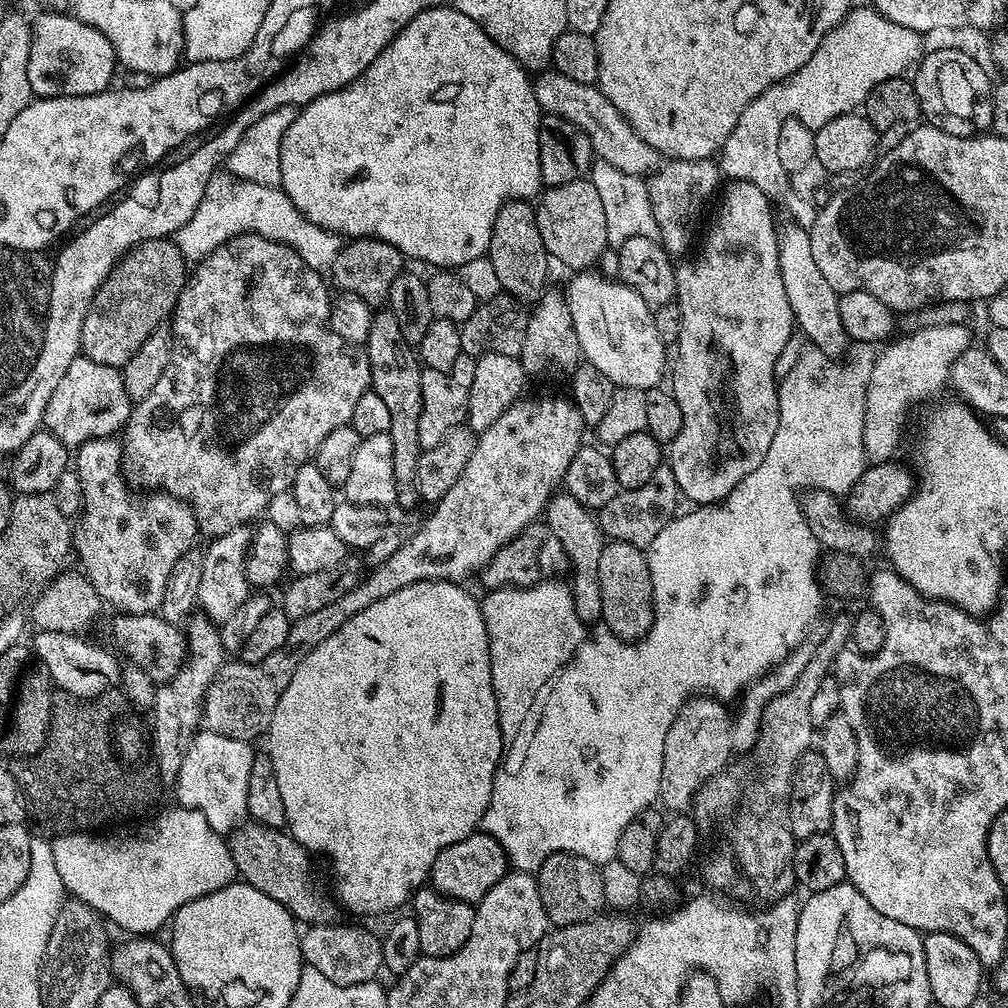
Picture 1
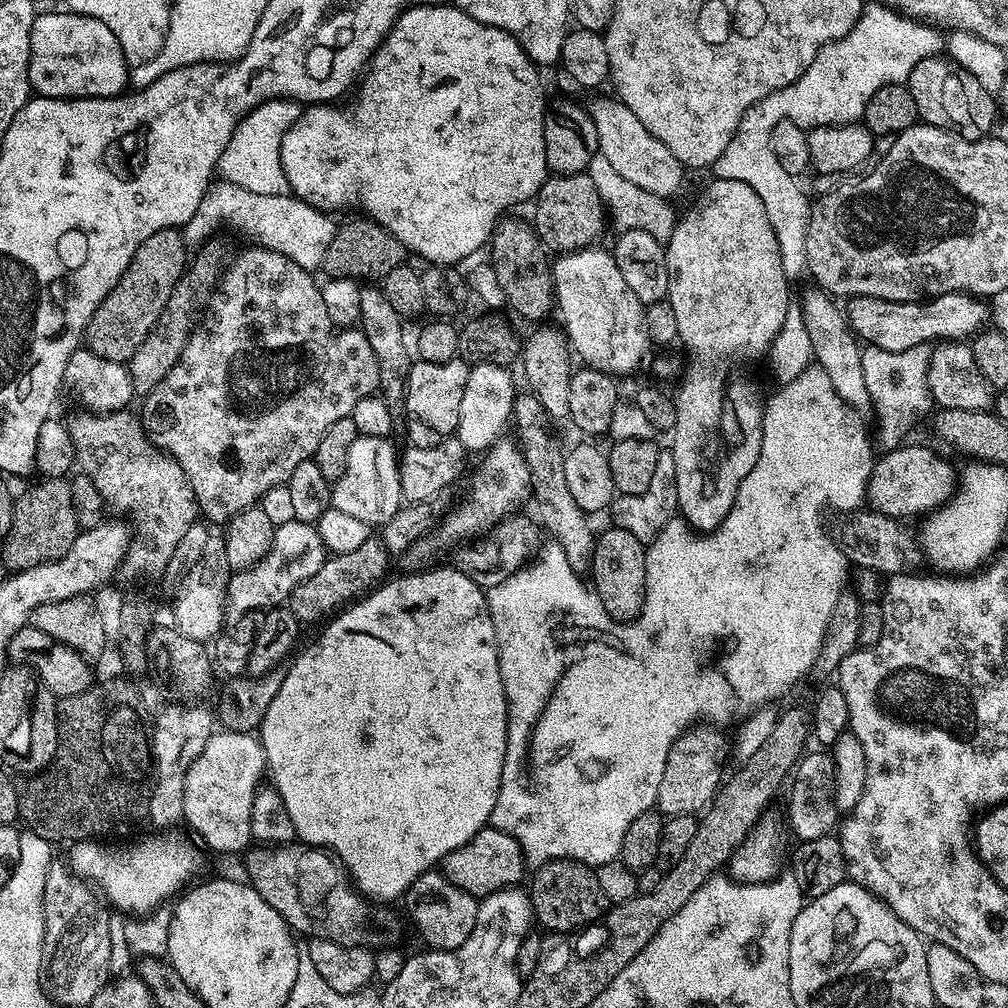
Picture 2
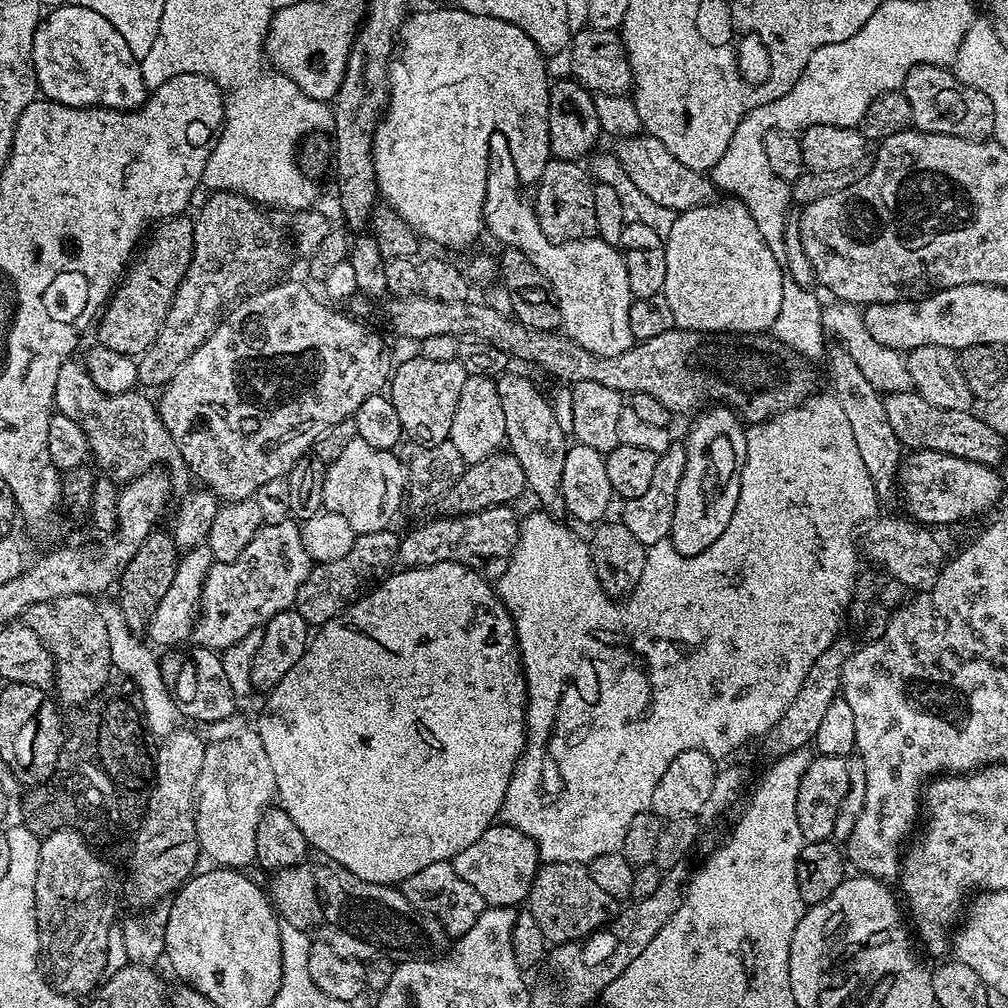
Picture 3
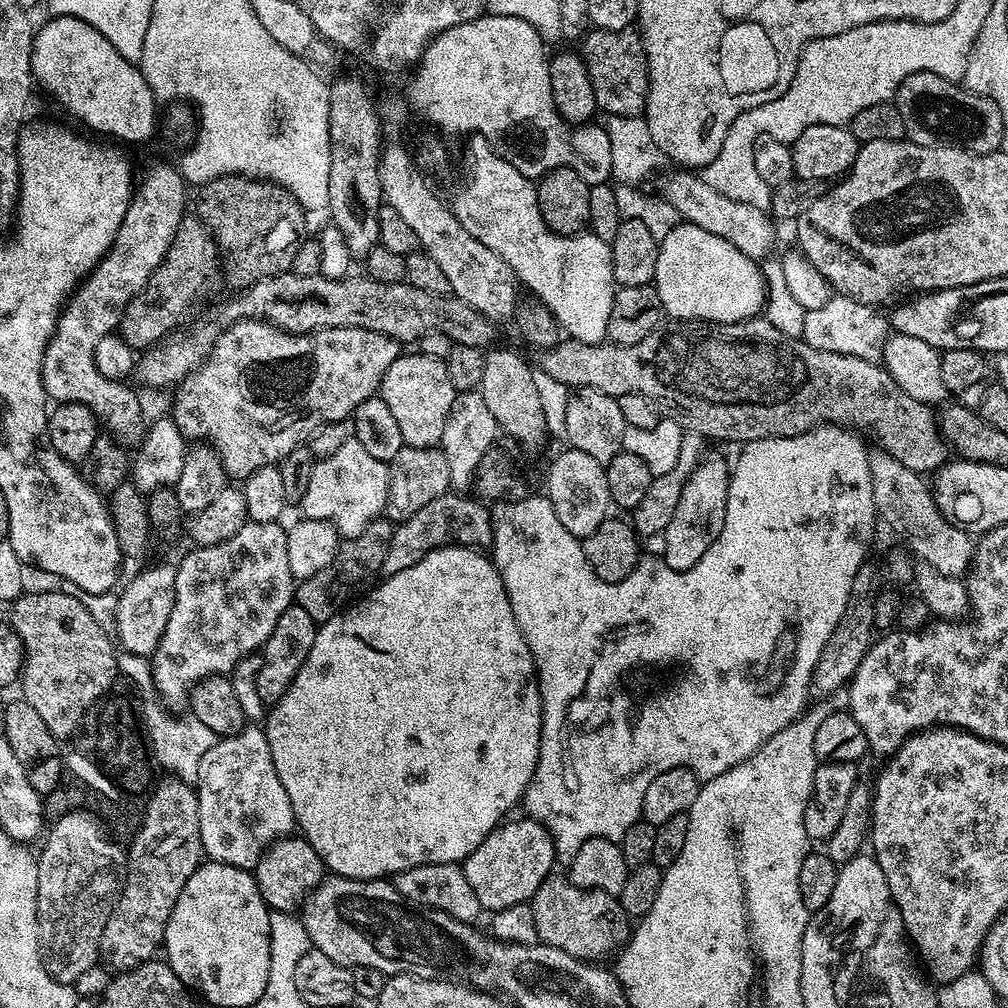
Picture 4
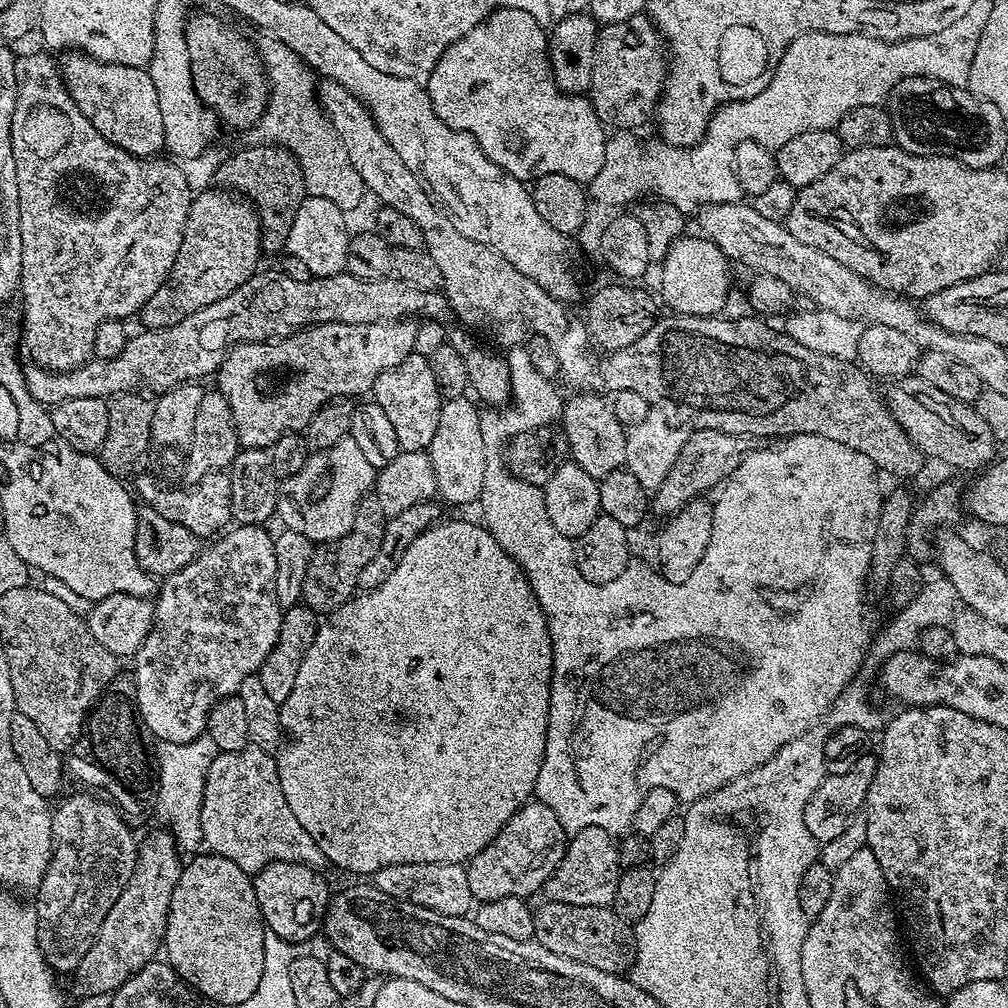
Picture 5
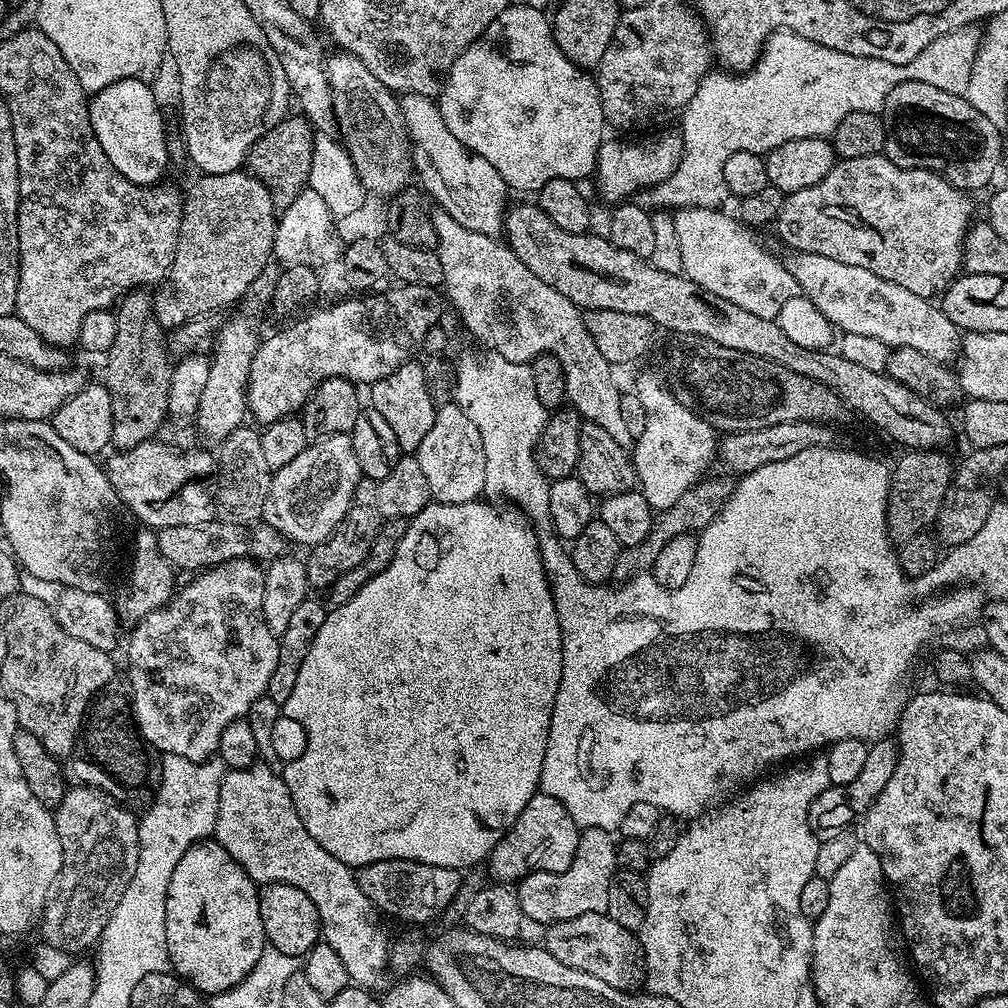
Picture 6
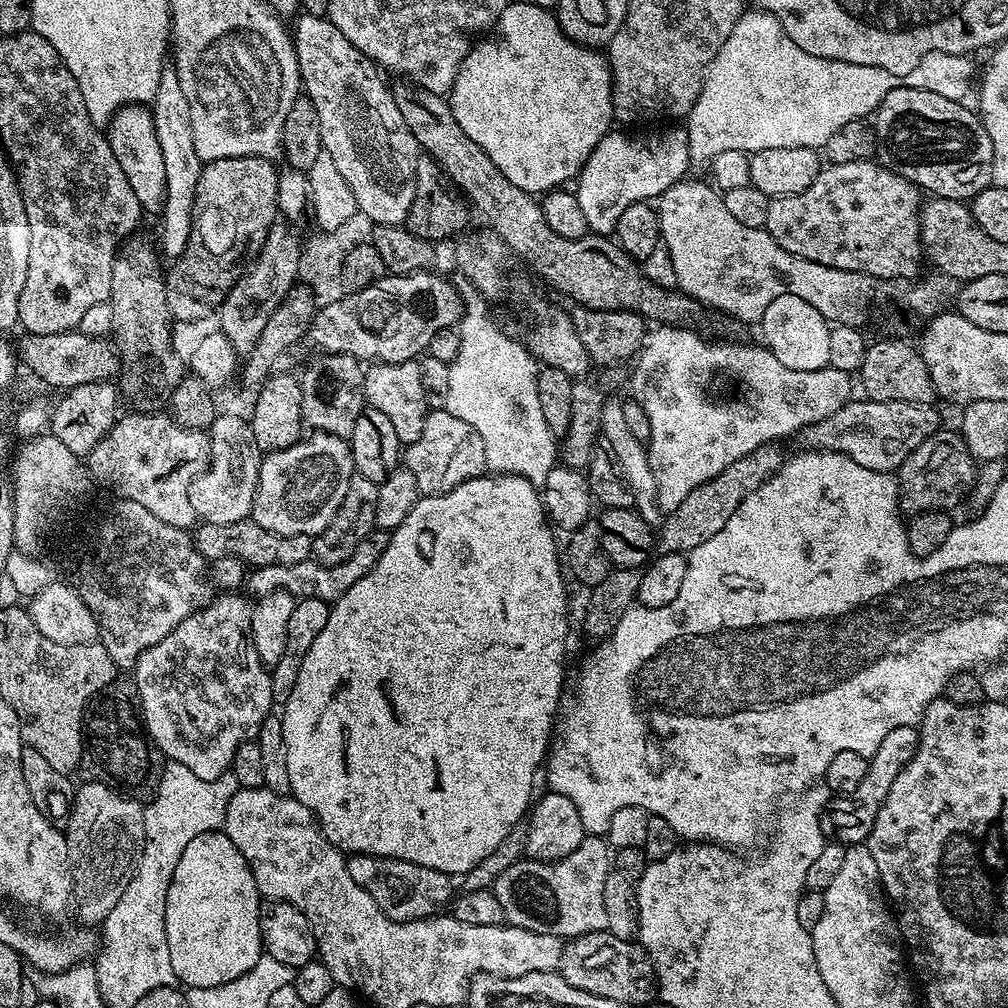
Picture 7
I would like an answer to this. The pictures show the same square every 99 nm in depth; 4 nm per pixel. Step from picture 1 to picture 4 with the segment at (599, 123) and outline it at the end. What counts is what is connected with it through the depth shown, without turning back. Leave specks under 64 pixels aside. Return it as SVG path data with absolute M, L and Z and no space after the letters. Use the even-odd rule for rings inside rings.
M672 171L676 172L670 173L661 182L658 192L666 202L670 202L670 206L678 210L681 221L702 226L702 230L710 230L710 234L718 234L720 238L734 242L734 246L738 246L738 250L742 250L742 254L752 260L763 261L763 256L771 250L772 243L776 240L776 232L772 229L773 221L765 209L755 208L746 202L734 202L734 198L718 194L718 190L714 190L714 186L710 186L710 182L706 182L703 175L695 171Z

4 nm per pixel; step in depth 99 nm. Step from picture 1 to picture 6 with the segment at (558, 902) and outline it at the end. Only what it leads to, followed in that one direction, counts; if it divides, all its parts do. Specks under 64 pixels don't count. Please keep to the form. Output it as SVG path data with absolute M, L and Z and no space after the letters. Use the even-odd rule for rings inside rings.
M578 914L578 918L566 918L557 924L547 925L543 932L542 947L558 958L558 962L574 970L594 974L594 978L606 982L606 986L614 986L614 990L635 993L639 989L636 987L645 983L644 951L639 935L626 930L626 926L618 926L618 922L614 922L614 918L607 914Z

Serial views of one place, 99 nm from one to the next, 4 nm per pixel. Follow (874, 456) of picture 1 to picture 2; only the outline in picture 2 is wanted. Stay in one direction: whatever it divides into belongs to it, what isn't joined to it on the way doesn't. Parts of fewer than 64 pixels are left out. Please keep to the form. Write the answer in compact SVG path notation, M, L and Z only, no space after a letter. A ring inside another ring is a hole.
M873 344L860 349L862 374L866 374L866 390L870 390L872 408L880 422L880 442L883 449L900 447L909 439L908 431L914 420L933 411L934 401L928 389L928 362L932 357L932 350L932 344L919 344L901 352L882 350Z

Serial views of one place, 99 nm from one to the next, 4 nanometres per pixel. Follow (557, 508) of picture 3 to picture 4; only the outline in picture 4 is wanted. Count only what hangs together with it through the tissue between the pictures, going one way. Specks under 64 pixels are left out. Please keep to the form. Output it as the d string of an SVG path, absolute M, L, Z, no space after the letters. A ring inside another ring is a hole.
M500 347L483 353L482 382L478 390L490 414L494 414L499 431L528 448L536 448L550 435L550 429L542 410L542 400L538 398L538 386L534 386L533 367L528 366L518 353Z

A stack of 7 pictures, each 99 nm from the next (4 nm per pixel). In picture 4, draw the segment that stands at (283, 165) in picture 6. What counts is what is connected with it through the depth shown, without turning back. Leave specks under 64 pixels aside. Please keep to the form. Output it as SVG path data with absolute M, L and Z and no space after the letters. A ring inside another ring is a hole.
M223 176L222 178L214 178L210 183L203 185L199 189L200 197L196 200L196 208L194 208L195 215L199 216L201 222L208 227L208 231L212 233L212 239L216 241L216 247L219 255L223 257L222 264L228 267L228 280L232 284L240 284L236 286L247 286L258 282L262 278L270 278L277 276L280 272L287 272L291 269L294 262L294 254L297 248L301 248L306 239L304 233L304 216L306 217L306 210L296 199L289 194L285 188L281 188L279 184L273 184L266 180L257 180L251 176Z

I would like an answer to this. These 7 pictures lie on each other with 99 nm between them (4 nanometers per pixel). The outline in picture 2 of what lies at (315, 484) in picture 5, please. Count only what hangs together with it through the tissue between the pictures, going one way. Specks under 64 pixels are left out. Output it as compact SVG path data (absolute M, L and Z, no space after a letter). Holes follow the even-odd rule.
M359 435L346 454L346 466L342 474L331 485L331 507L342 510L342 514L351 514L370 526L383 526L394 518L402 506L400 494L400 465L397 449L392 449L391 439L370 438Z

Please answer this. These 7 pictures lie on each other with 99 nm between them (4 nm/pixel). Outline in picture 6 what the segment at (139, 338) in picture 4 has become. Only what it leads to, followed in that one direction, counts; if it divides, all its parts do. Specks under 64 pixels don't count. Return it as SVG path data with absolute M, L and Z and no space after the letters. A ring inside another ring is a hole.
M233 170L230 174L214 174L213 176L201 175L196 179L200 180L194 181L189 186L188 192L186 188L186 191L183 193L184 217L180 223L180 237L178 238L178 246L174 254L174 262L170 266L167 276L164 277L162 283L155 289L152 296L152 309L156 315L156 320L161 328L165 330L181 328L186 322L207 317L209 314L212 314L208 312L216 312L219 308L228 308L235 300L242 299L244 295L247 297L252 291L252 284L269 267L268 260L271 261L273 259L272 247L274 246L278 209L274 206L274 202L270 198L270 190L266 190L264 183L247 170Z

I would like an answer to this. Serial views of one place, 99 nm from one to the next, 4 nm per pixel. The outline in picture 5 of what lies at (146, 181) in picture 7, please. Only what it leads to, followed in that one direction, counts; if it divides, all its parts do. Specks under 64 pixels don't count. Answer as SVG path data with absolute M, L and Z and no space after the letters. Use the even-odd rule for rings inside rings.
M75 50L65 51L61 56L64 57L59 57L58 67L66 90L98 134L131 156L152 158L164 148L162 110L158 110L158 93L148 71L125 64L103 64Z

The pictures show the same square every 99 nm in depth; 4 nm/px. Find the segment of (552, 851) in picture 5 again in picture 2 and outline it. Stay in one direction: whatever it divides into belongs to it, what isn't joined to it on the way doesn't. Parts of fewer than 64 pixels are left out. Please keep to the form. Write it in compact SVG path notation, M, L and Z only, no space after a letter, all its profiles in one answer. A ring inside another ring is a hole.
M485 826L481 832L474 834L474 838L470 838L470 842L458 846L458 850L445 856L442 861L445 878L477 898L489 896L503 888L517 887L524 876L524 868L524 852L518 842L510 838L510 834L491 826Z

